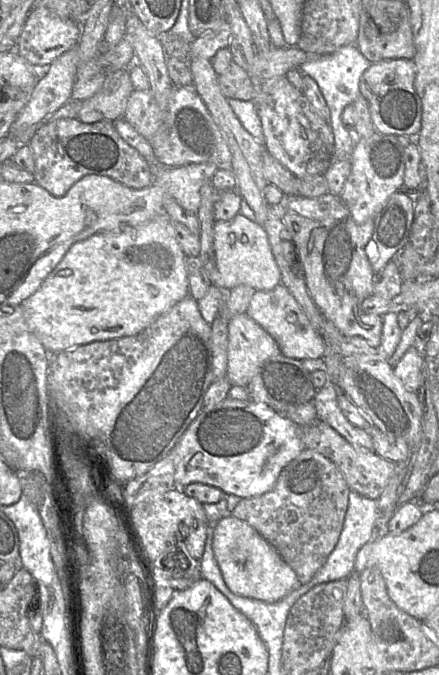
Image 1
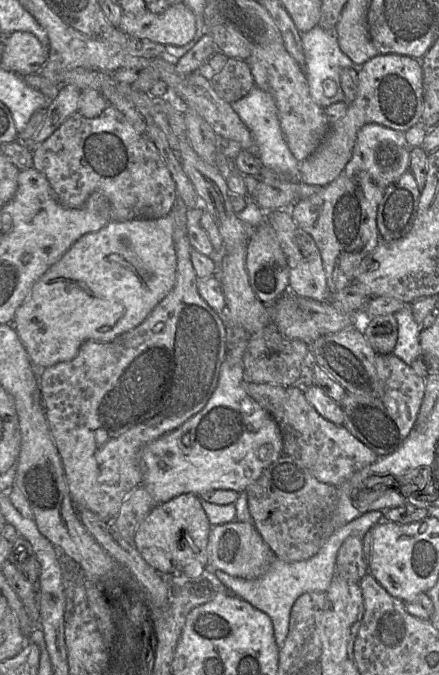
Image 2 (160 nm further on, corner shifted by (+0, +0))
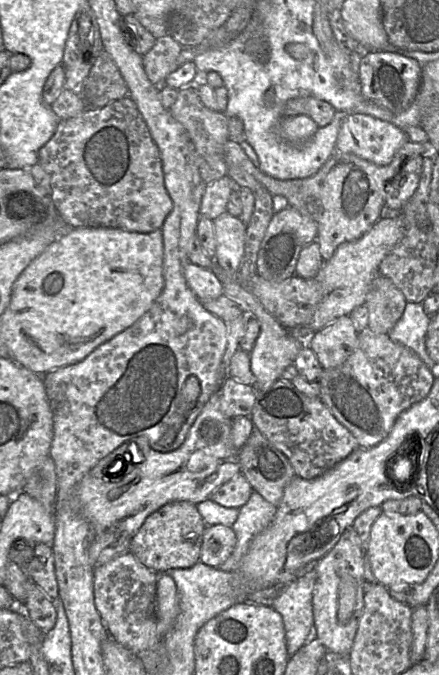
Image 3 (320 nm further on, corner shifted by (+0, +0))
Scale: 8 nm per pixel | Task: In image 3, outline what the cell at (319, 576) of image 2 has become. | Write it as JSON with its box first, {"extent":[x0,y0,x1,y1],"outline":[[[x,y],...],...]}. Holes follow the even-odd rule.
{"extent":[271,571,316,657],"outline":[[[313,571],[284,584],[271,605],[282,617],[289,657],[307,640],[316,639],[312,608],[314,583]]]}

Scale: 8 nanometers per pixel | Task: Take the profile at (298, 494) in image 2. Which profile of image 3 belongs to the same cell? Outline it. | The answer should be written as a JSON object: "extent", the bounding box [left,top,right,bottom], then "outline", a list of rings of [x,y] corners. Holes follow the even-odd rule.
{"extent":[239,426,296,506],"outline":[[[255,426],[245,444],[239,449],[240,472],[253,491],[278,506],[285,487],[296,476],[287,457]]]}

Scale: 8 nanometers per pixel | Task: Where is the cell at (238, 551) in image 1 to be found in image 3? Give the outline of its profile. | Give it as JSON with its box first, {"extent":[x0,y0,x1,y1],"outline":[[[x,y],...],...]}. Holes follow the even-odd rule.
{"extent":[200,525,236,567],"outline":[[[207,525],[201,545],[200,562],[210,567],[219,567],[232,554],[236,543],[236,535],[232,527]]]}

